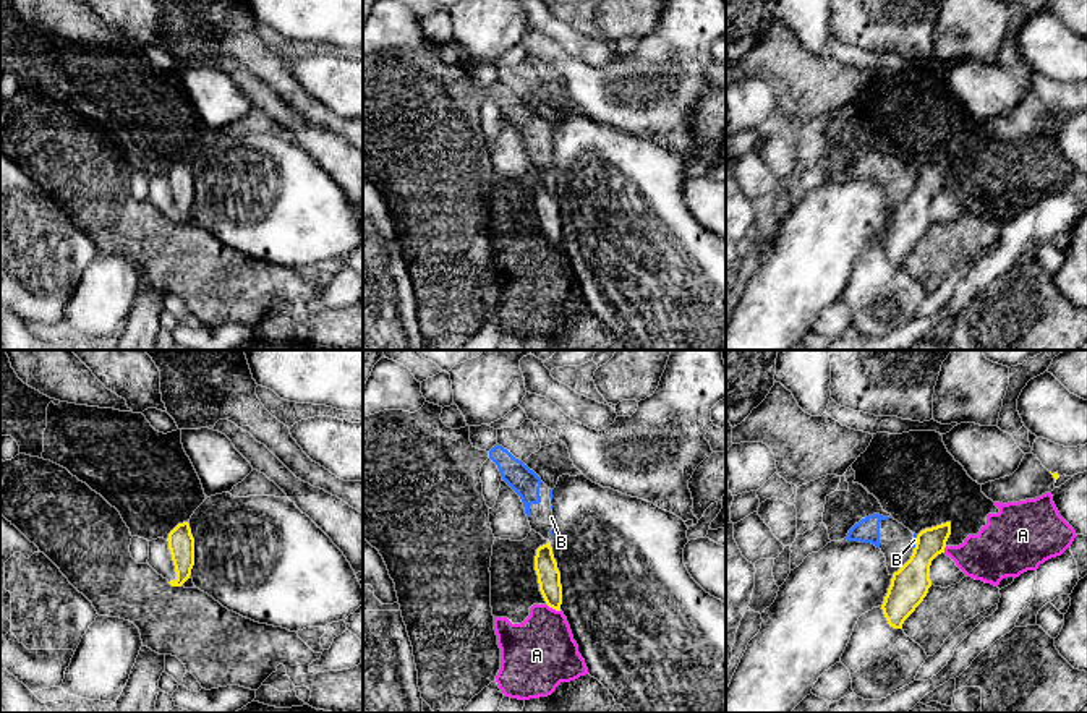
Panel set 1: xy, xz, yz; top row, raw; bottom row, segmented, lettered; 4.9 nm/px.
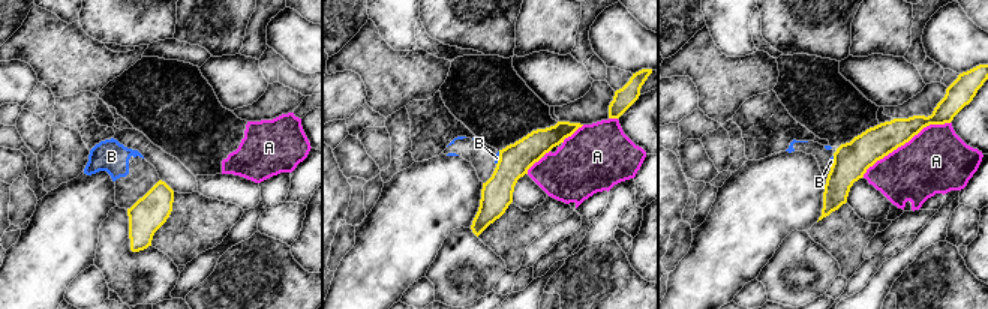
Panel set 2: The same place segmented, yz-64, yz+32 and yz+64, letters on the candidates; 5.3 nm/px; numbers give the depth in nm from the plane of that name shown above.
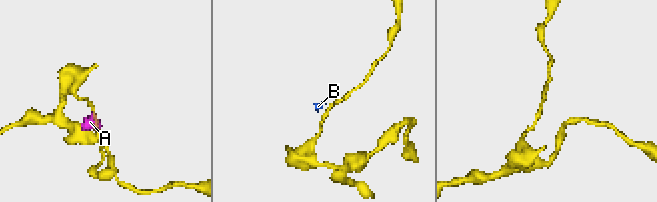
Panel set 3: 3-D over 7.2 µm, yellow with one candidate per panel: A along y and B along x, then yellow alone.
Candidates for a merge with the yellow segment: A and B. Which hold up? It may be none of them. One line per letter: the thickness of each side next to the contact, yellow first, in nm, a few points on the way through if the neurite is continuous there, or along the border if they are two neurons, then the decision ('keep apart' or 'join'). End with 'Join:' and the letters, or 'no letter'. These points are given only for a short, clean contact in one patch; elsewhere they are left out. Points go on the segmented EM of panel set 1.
A: 110 nm thick on the yellow side, 360 nm on the other; keep apart
B: 190 nm thick on the yellow side, 20 nm on the other; border along yz (917, 535), (914, 548); keep apart
Join: no letter

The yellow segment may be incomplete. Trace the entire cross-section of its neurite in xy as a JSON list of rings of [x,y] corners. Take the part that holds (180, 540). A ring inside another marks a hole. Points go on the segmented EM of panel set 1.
[[[188,522],[178,523],[168,533],[168,549],[175,566],[177,579],[170,580],[172,587],[181,587],[191,575],[194,566],[194,538]]]

